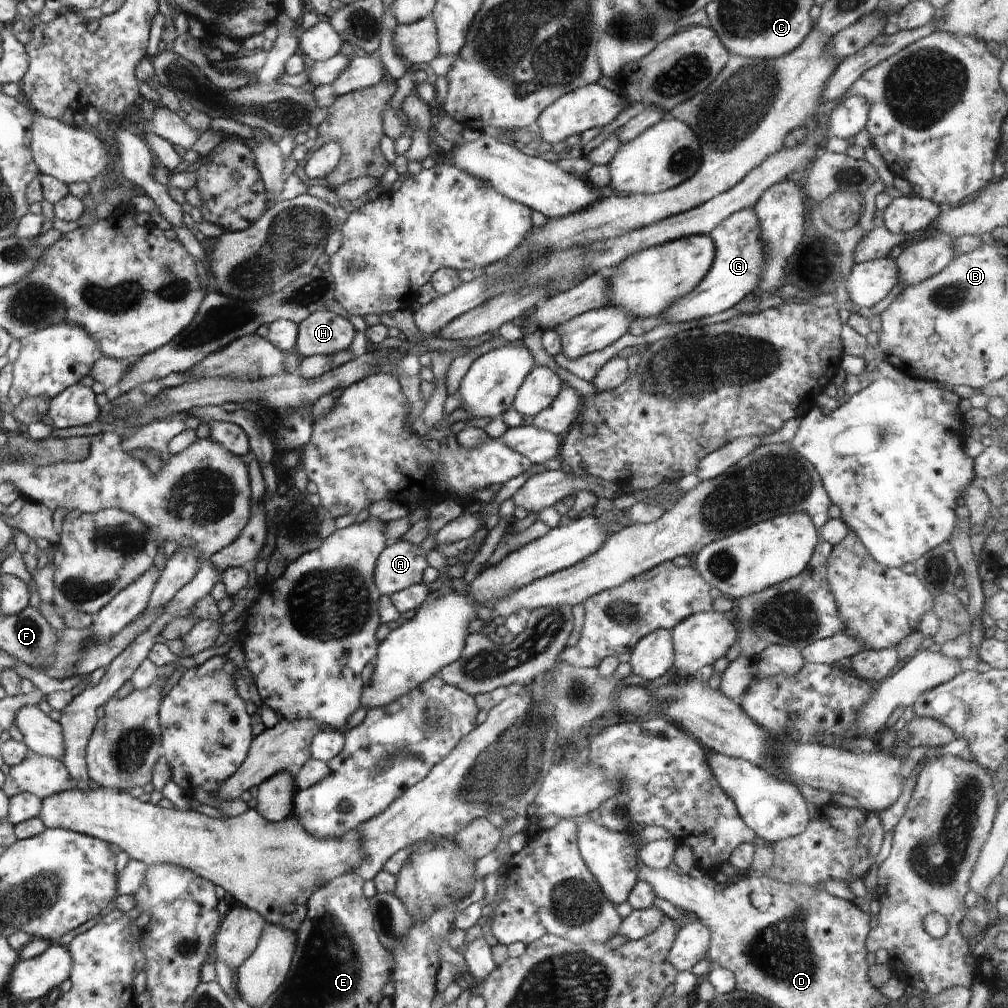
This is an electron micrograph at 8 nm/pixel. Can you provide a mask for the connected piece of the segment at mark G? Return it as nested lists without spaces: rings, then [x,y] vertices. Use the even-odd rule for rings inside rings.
[[[753,208],[735,212],[709,234],[715,242],[715,259],[708,274],[698,283],[698,286],[658,317],[665,317],[670,322],[686,322],[712,316],[736,306],[748,294],[758,292],[766,263],[769,259],[767,246],[759,229],[759,222]]]

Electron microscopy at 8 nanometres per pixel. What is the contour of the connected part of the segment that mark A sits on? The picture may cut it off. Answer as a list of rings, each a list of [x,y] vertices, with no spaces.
[[[399,539],[388,543],[377,556],[375,583],[382,595],[397,593],[422,583],[422,573],[429,566],[419,545]]]

